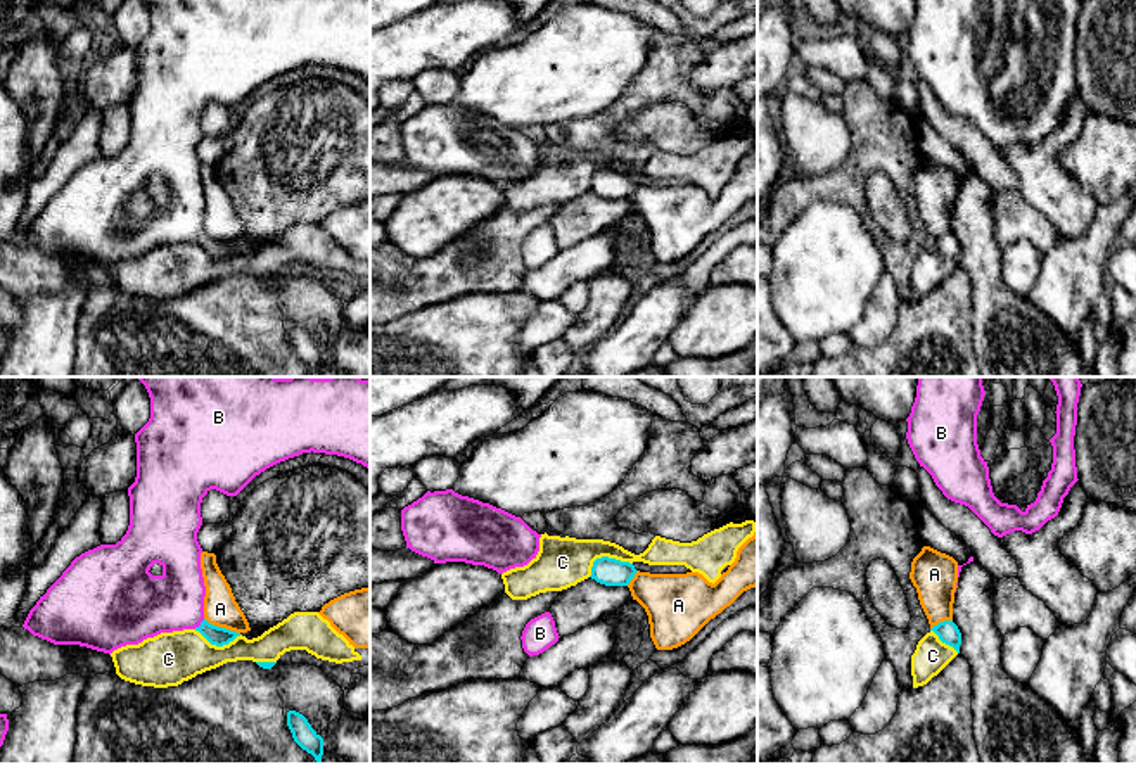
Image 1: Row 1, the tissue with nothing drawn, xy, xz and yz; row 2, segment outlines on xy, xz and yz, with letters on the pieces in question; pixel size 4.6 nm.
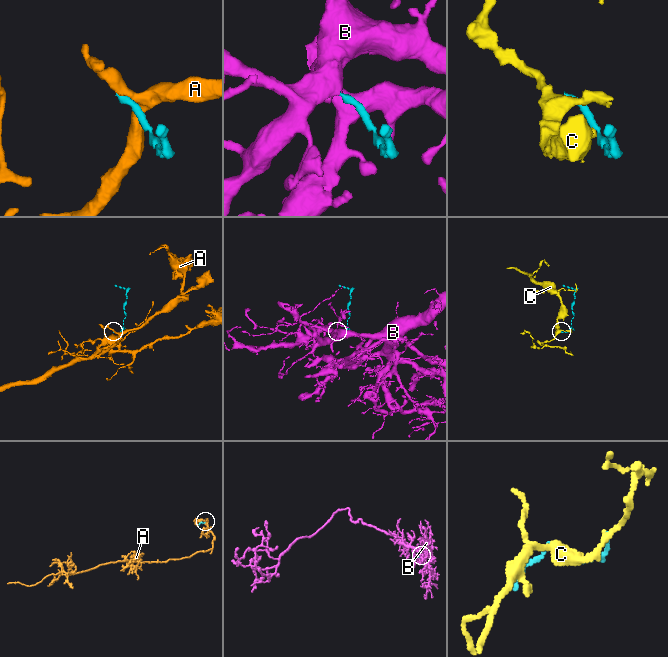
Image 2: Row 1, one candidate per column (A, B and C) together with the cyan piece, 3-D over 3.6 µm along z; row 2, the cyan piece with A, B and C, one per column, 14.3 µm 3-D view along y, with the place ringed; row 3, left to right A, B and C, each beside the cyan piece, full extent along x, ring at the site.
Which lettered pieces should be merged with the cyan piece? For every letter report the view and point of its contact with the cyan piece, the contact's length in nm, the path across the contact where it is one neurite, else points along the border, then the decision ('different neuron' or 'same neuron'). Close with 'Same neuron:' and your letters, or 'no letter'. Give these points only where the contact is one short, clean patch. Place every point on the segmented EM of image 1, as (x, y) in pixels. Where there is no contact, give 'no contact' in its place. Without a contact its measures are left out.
A: contact xy (222, 628); length 190 nm; border xy (204, 617), (239, 635); different neuron
B: contact xy (201, 624); length 70 nm; way xy (215, 635), (201, 624), (180, 605), (151, 605); same neuron
C: contact xz (606, 557); length 220 nm; border xz (631, 564), (599, 557), (588, 576); different neuron
Same neuron: B

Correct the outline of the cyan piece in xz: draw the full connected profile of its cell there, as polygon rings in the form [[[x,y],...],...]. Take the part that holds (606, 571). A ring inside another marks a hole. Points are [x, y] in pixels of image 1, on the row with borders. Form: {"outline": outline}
{"outline": [[[602,557],[593,562],[590,577],[605,586],[628,586],[636,572],[629,562]]]}

